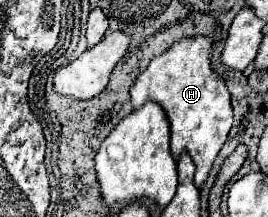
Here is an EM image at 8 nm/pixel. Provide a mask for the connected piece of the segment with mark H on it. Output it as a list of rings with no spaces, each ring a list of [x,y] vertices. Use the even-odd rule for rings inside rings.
[[[197,36],[173,44],[167,52],[153,58],[147,70],[143,70],[131,86],[131,104],[135,110],[141,108],[147,100],[161,104],[165,110],[171,124],[171,154],[175,160],[179,160],[183,150],[191,154],[197,166],[195,186],[199,190],[205,184],[233,124],[231,96],[227,92],[225,80],[209,68],[211,42],[213,40],[209,36]]]

